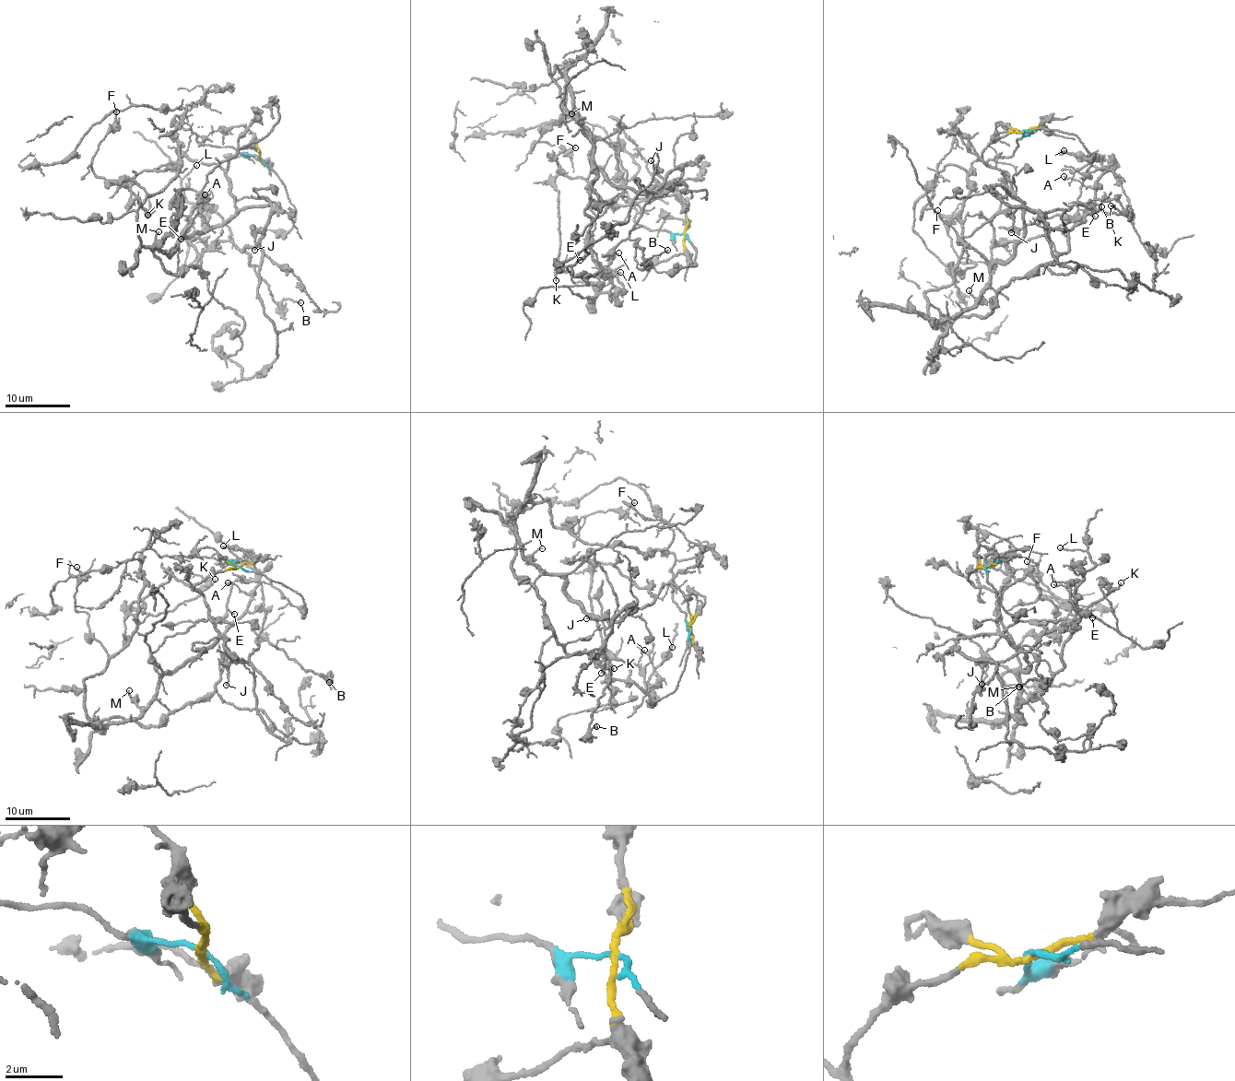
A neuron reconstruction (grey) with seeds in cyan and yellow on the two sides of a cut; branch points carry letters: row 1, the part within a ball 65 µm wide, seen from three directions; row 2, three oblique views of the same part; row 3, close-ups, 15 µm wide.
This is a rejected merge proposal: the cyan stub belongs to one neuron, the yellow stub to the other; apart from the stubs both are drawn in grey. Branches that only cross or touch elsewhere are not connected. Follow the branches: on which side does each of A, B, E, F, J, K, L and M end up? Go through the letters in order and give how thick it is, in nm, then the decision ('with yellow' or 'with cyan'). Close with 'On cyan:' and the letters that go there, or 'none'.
A: 130 nm | with cyan
B: 150 nm | with yellow
E: 110 nm | with yellow
F: 120 nm | with cyan
J: 160 nm | with yellow
K: 130 nm | with yellow
L: 140 nm | with cyan
M: 150 nm | with yellow
On cyan: A, F, L

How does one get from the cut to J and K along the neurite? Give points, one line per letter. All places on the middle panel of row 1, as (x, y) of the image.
J: (685, 233), (687, 205), (676, 189), (649, 201), (648, 192), (677, 180), (682, 167), (664, 174), (651, 160)
K: (685, 233), (687, 205), (676, 189), (663, 188), (651, 202), (612, 207), (583, 178), (558, 175), (555, 280)

